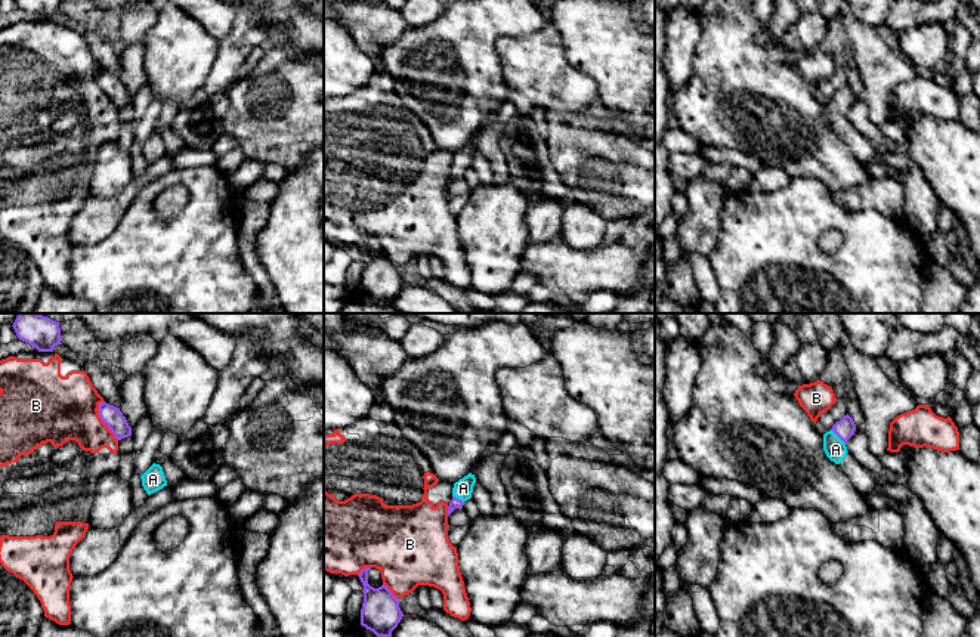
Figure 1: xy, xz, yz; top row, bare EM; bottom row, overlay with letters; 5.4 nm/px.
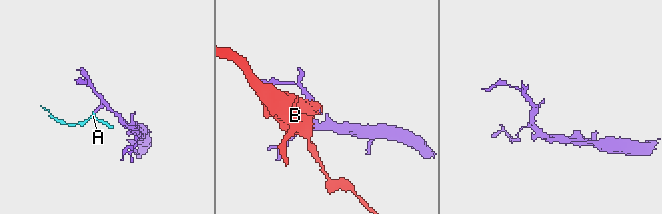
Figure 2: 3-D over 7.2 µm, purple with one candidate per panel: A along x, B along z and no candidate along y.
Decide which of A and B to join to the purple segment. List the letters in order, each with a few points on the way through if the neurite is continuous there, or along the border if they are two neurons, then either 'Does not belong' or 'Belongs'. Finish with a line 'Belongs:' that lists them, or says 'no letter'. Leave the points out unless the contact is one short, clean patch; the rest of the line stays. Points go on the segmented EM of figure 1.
A: Path across: yz (844, 429), (837, 435), (835, 450). Belongs
B: Does not belong
Belongs: A

